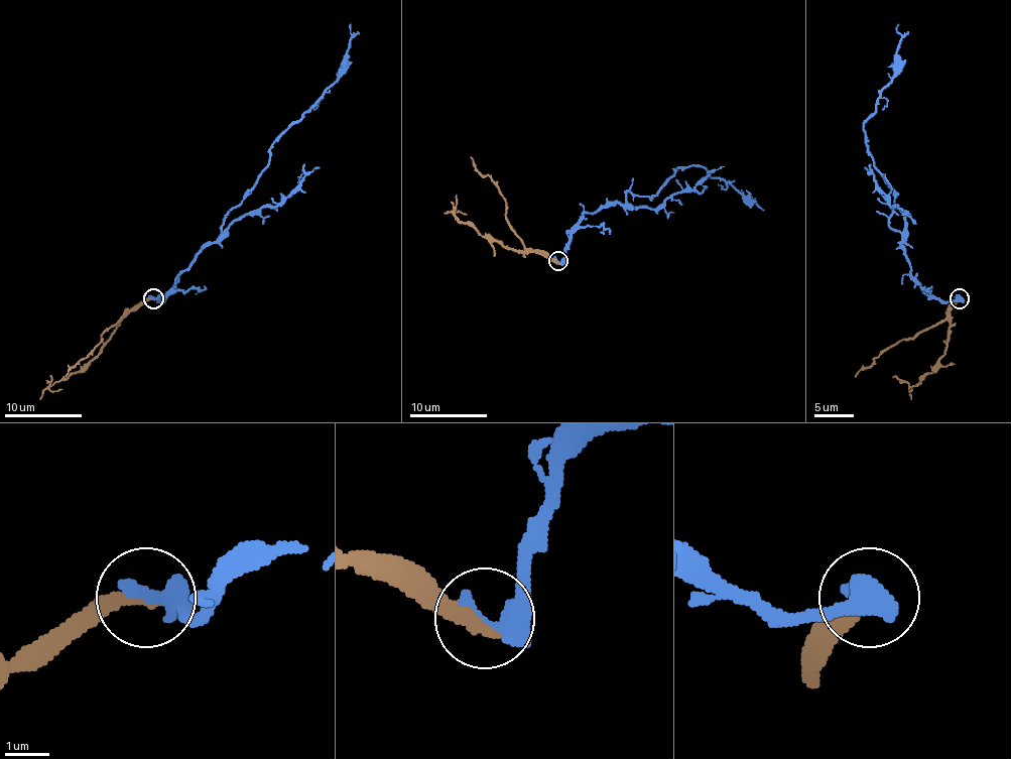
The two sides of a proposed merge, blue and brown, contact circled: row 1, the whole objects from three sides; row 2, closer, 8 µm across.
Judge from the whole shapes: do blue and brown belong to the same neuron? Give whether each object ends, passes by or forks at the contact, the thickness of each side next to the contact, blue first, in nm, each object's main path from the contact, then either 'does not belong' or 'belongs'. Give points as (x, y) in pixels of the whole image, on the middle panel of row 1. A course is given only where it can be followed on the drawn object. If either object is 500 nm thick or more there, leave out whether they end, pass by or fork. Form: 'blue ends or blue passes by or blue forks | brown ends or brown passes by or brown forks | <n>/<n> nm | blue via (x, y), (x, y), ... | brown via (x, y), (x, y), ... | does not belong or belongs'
550/340 nm | blue via (557, 260), (585, 214), (624, 204), (628, 191), (653, 197), (674, 170), (691, 165), (756, 204), (754, 200) | brown via (557, 260), (546, 258), (534, 251), (513, 251), (489, 241), (455, 216), (457, 195) | does not belong

